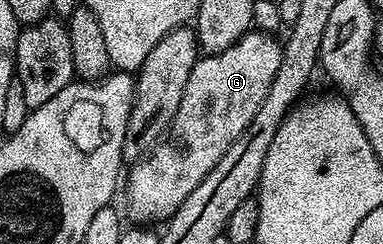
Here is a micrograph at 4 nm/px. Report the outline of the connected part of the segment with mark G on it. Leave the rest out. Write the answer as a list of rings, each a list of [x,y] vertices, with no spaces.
[[[252,29],[243,35],[229,49],[225,49],[216,55],[204,54],[193,65],[193,73],[189,73],[189,81],[185,81],[185,93],[181,97],[181,105],[177,105],[177,113],[175,114],[175,123],[191,123],[191,144],[186,147],[185,144],[179,143],[176,147],[160,146],[154,153],[138,160],[134,164],[135,167],[131,172],[128,170],[125,175],[125,187],[127,183],[127,211],[132,215],[134,222],[139,225],[155,225],[155,222],[166,221],[171,218],[171,214],[178,209],[185,197],[189,197],[189,193],[193,193],[193,189],[197,189],[197,185],[201,185],[201,181],[205,181],[205,177],[213,169],[213,165],[217,165],[217,161],[221,161],[221,157],[229,149],[229,145],[233,145],[233,141],[237,141],[237,137],[241,137],[241,133],[245,133],[245,129],[249,125],[249,121],[253,121],[253,117],[257,117],[257,109],[261,109],[261,101],[265,101],[265,93],[269,93],[269,87],[273,85],[273,79],[277,77],[277,69],[281,69],[281,57],[283,56],[283,48],[280,40],[275,40],[276,36],[271,33],[264,33],[258,29]]]

